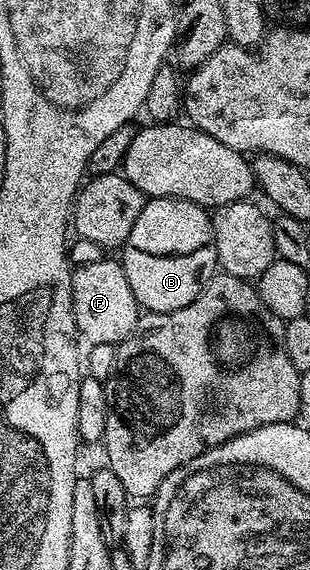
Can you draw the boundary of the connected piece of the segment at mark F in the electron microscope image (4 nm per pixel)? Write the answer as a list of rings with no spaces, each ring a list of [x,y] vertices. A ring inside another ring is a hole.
[[[111,257],[94,261],[94,265],[82,265],[72,272],[72,312],[76,330],[88,338],[89,344],[124,342],[140,320],[142,308],[126,281],[123,262],[116,263]]]

